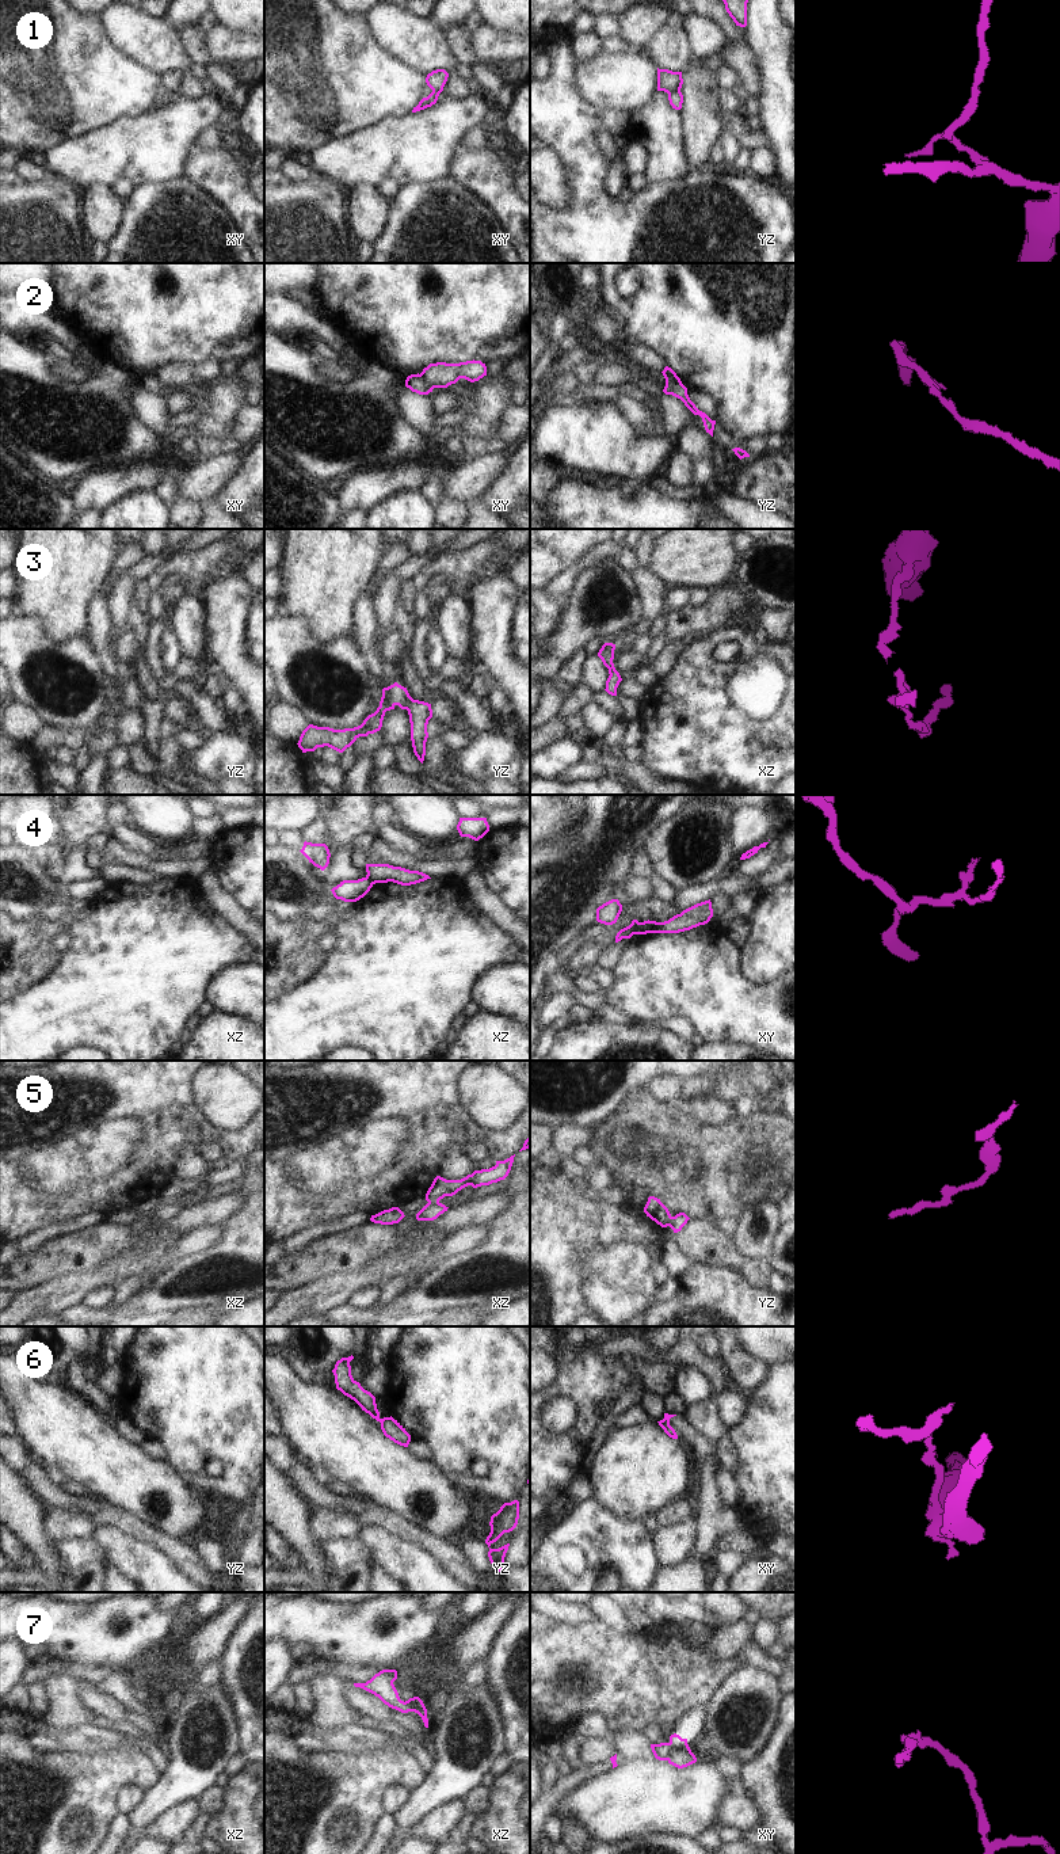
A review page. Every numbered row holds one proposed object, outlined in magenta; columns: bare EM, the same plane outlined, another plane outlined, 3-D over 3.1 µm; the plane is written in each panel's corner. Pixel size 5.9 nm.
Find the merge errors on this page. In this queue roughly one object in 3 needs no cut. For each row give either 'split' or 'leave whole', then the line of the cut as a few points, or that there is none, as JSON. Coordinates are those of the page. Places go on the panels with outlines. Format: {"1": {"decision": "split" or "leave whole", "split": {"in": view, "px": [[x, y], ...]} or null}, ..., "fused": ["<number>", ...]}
{"1": {"decision": "split", "split": {"in": "yz", "px": [[679, 88], [668, 94]]}}, "2": {"decision": "split", "split": {"in": "xy", "px": [[420, 373], [431, 391]]}}, "3": {"decision": "leave whole", "split": null}, "4": {"decision": "split", "split": {"in": "xy", "px": [[639, 922], [633, 933]]}}, "5": {"decision": "split", "split": {"in": "xz", "px": [[429, 1200], [438, 1202]]}}, "6": {"decision": "split", "split": {"in": "yz", "px": [[382, 1419], [380, 1422]]}}, "7": {"decision": "split", "split": {"in": "xy", "px": [[682, 1739], [671, 1748], [666, 1759]]}}, "fused": ["1", "2", "4", "5", "6", "7"]}

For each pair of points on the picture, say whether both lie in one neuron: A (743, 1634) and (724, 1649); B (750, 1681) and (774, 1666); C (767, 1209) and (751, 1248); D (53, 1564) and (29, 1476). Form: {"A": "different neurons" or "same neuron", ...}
{"A": "same neuron", "B": "different neurons", "C": "same neuron", "D": "different neurons"}

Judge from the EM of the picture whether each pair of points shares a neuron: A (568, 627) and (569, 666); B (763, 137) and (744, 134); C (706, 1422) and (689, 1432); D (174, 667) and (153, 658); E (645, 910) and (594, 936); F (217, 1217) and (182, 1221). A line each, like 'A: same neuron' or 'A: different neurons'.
A: different neurons
B: same neuron
C: different neurons
D: different neurons
E: same neuron
F: same neuron

